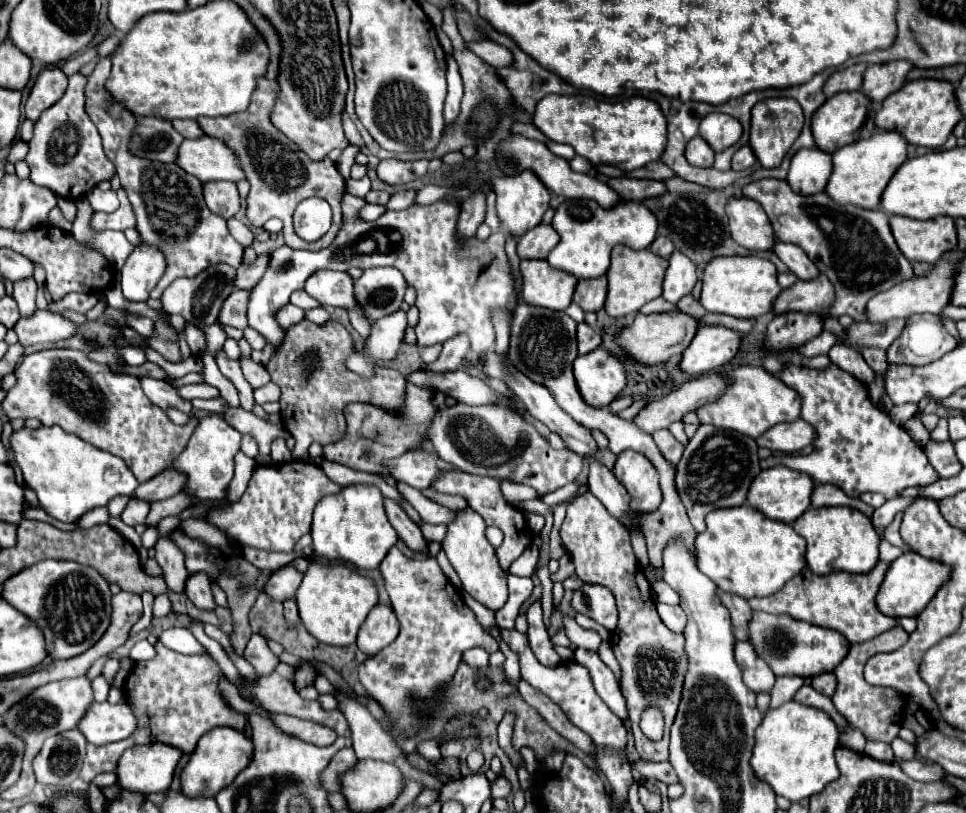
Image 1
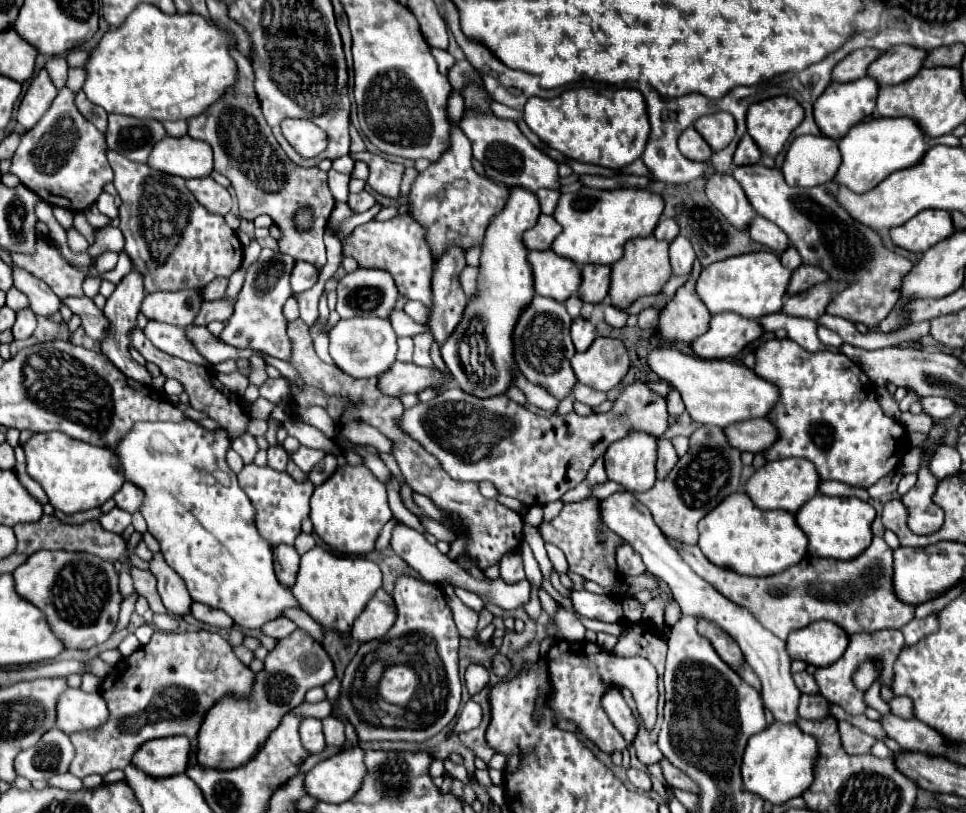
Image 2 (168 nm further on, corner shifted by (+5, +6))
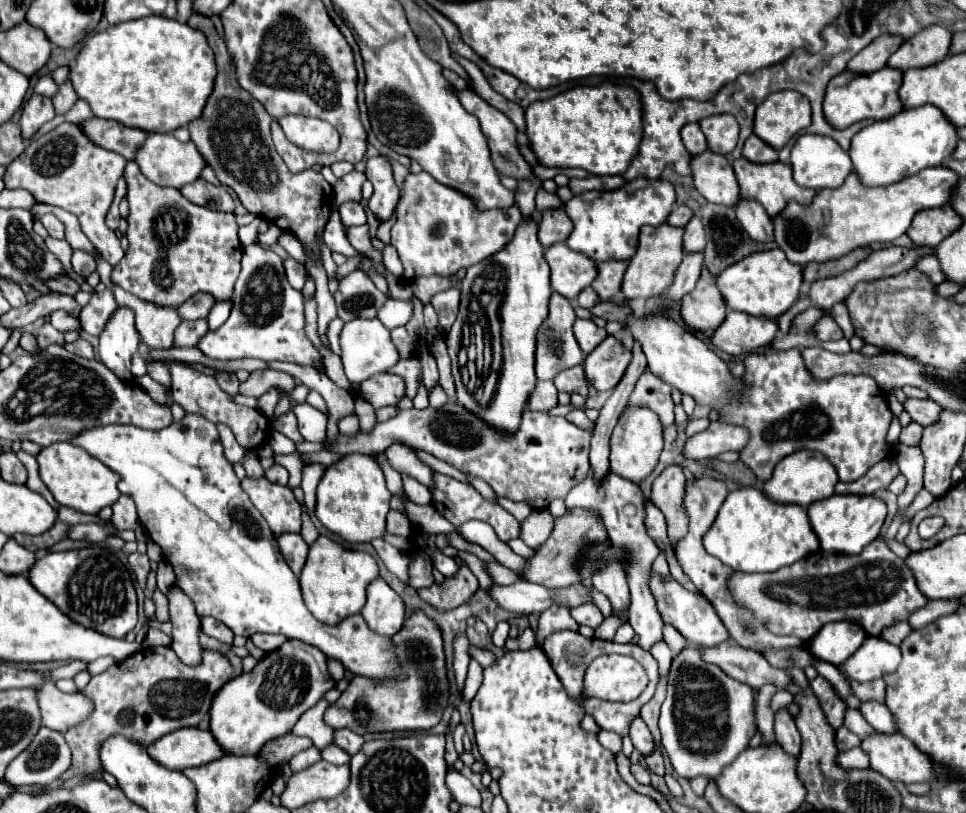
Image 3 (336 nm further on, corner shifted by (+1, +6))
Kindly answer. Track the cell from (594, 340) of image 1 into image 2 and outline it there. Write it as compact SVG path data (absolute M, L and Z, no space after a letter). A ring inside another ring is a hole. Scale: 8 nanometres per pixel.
M575 317L573 319L571 339L573 339L577 351L587 351L587 347L595 341L595 337L597 337L597 329L593 327L591 321L587 321L583 317Z

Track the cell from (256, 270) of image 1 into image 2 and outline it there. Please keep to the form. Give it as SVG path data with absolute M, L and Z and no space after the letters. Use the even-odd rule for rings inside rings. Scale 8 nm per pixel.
M213 279L209 285L205 285L205 287L201 289L203 301L215 301L215 299L221 299L223 293L225 293L225 287L227 287L227 279Z

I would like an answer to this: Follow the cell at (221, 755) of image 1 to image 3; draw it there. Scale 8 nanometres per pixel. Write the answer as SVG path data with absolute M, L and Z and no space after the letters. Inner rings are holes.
M289 639L279 649L267 653L253 671L237 675L217 691L211 705L211 733L227 755L259 755L265 743L289 733L299 715L313 707L331 687L335 687L335 679L327 669L325 653L299 639Z

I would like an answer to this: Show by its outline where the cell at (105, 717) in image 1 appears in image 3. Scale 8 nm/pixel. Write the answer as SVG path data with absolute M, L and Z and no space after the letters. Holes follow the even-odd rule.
M55 683L41 685L37 687L37 691L39 707L43 711L43 725L49 729L65 733L93 713L91 699L85 697L81 691L63 693L55 687Z

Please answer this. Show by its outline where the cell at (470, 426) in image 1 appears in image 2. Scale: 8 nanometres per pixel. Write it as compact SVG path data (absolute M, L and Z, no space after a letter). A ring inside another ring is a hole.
M645 381L627 385L615 399L611 411L587 417L575 411L543 417L511 401L507 395L477 399L453 387L441 391L429 403L417 403L405 409L399 427L437 457L451 479L473 483L489 481L501 495L515 497L527 507L543 507L559 501L571 487L577 487L609 443L627 435L629 429L661 437L669 427L667 417L665 397L651 391Z

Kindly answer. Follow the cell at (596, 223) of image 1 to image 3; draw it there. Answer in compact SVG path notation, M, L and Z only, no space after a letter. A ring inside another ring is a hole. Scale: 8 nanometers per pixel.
M635 179L625 183L621 189L615 191L587 191L581 195L575 195L571 201L565 203L565 213L573 221L573 233L567 237L565 245L573 251L579 251L587 255L595 262L607 260L627 261L635 255L637 251L637 235L643 225L661 225L667 221L667 215L671 213L675 203L675 191L669 181L657 179L657 181L647 181L647 179Z

